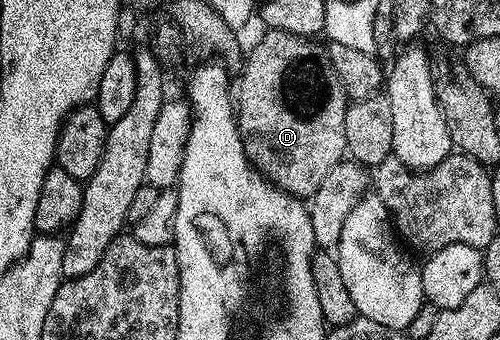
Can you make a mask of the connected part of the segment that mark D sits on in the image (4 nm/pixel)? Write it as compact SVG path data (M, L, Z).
M271 29L262 32L262 37L258 39L257 46L249 53L249 58L245 61L245 70L241 73L241 94L235 97L235 116L237 118L237 130L241 132L241 150L249 160L249 164L261 174L265 180L277 185L284 193L289 193L293 197L308 199L313 196L315 191L319 191L319 183L327 179L331 172L331 167L335 167L346 156L345 148L345 120L347 111L351 104L351 98L345 91L345 85L339 79L339 75L331 67L329 54L324 48L321 49L313 39L296 37L290 33L284 33L278 29Z

